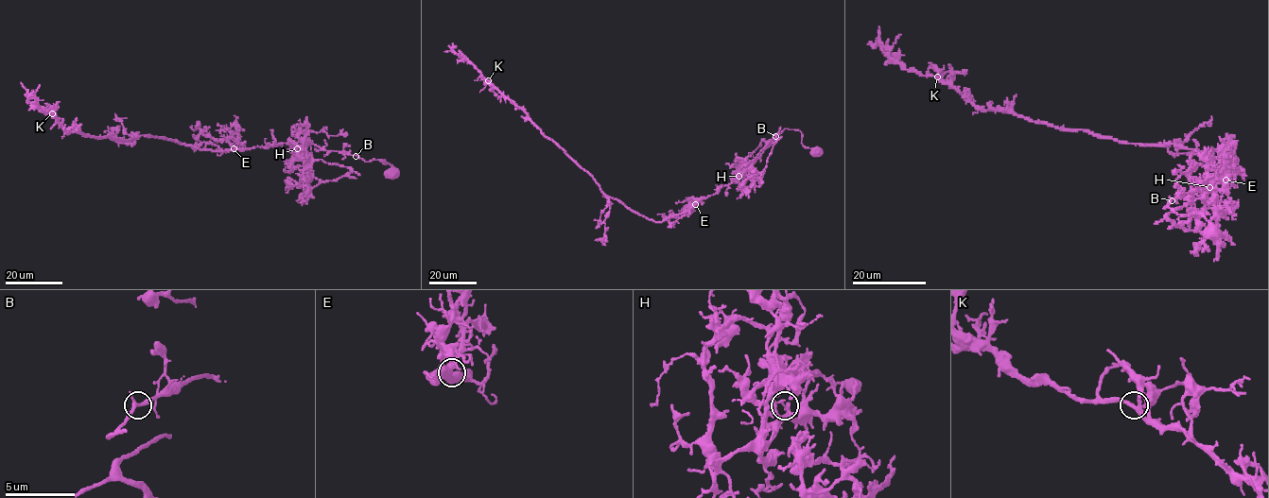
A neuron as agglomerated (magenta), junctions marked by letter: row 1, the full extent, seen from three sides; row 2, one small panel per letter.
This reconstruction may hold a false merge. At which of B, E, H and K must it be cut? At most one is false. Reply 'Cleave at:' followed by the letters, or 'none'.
Cleave at: H

